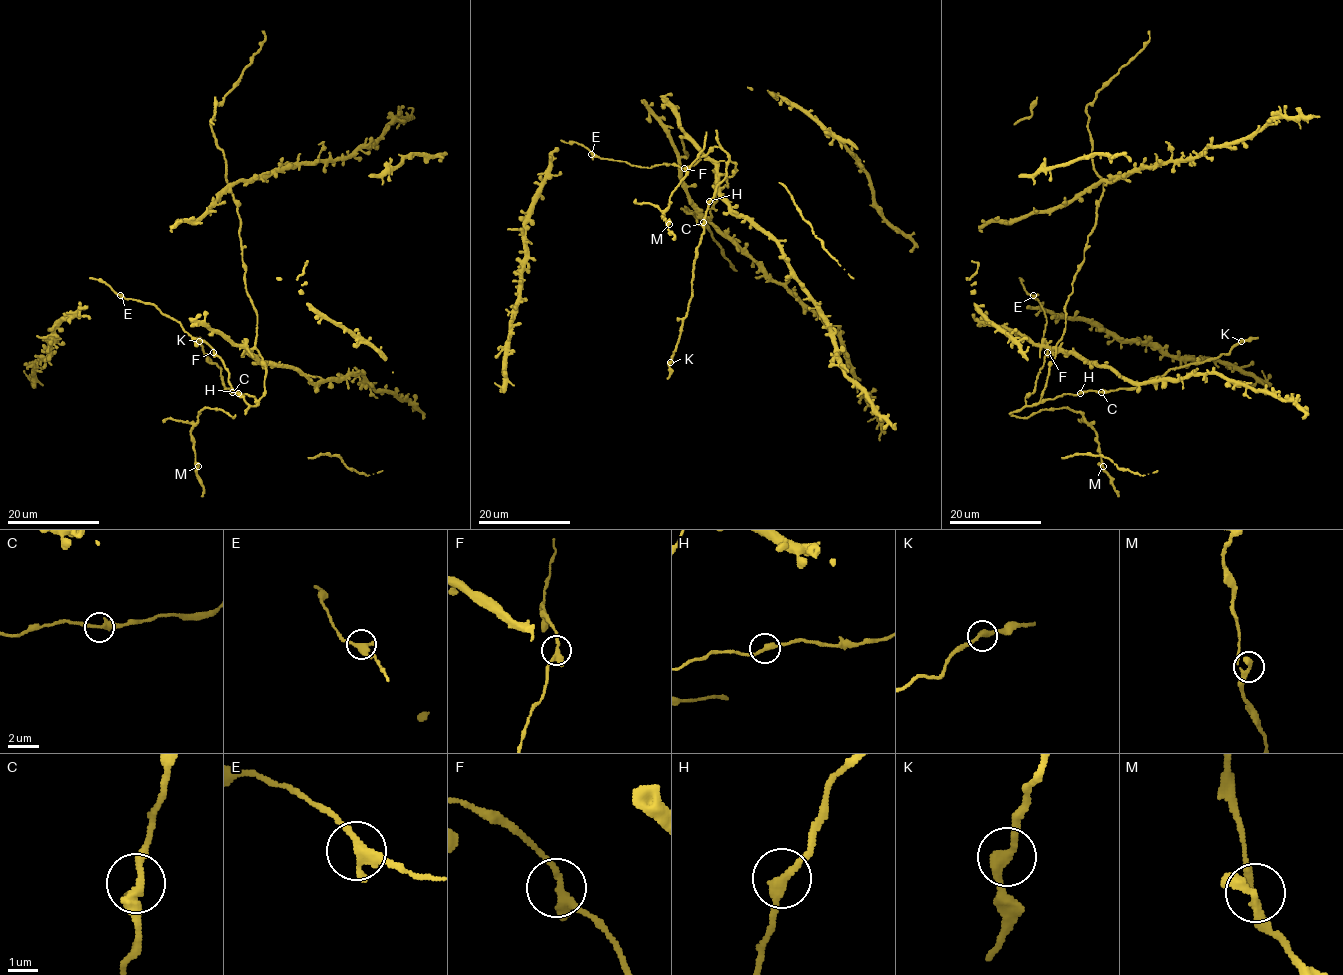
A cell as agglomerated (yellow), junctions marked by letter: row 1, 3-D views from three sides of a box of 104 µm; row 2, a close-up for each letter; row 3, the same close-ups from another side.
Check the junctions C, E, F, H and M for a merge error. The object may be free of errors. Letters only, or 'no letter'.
no letter

